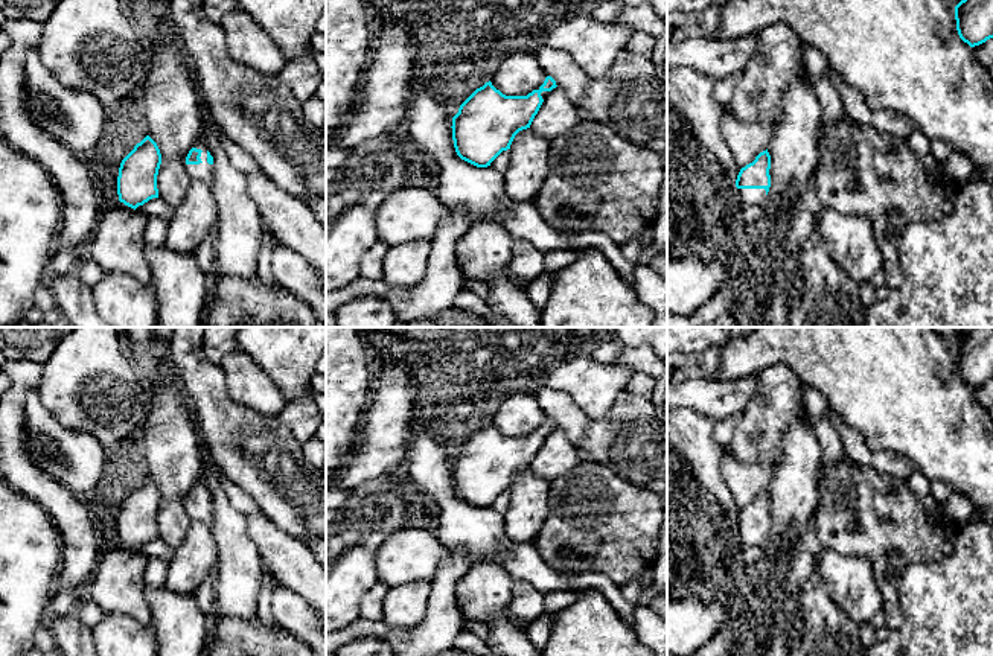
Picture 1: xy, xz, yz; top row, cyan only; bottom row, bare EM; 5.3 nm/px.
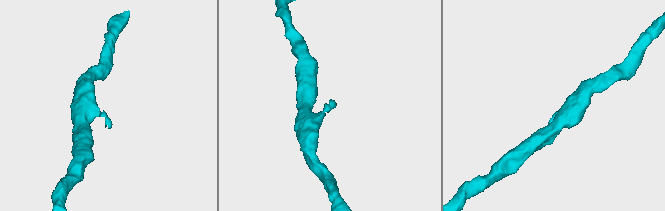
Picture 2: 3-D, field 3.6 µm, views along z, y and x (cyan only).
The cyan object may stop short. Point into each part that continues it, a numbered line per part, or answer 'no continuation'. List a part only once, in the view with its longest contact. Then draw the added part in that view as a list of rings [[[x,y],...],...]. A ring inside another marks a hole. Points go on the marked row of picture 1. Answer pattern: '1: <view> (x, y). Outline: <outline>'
1: xy (203, 172). Outline: [[[204,142],[195,145],[196,149],[201,149],[201,163],[200,164],[186,164],[186,170],[192,181],[206,183],[209,187],[213,186],[213,164],[207,163],[207,146]]]

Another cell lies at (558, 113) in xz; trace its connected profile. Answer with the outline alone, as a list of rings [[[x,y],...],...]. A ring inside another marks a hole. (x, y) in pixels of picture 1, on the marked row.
[[[556,87],[548,91],[538,114],[535,116],[530,129],[533,134],[548,140],[557,139],[582,122],[583,116],[579,107]]]

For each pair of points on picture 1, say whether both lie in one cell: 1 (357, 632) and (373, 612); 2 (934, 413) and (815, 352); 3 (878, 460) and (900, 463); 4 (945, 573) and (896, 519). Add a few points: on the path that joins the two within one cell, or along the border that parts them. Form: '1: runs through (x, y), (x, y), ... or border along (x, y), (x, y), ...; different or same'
1: border along (360, 618), (379, 621); different
2: runs through (905, 391), (865, 352), (844, 352); same
3: runs through (884, 461), (894, 463); same
4: border along (958, 534), (946, 557), (911, 563), (902, 576); different

